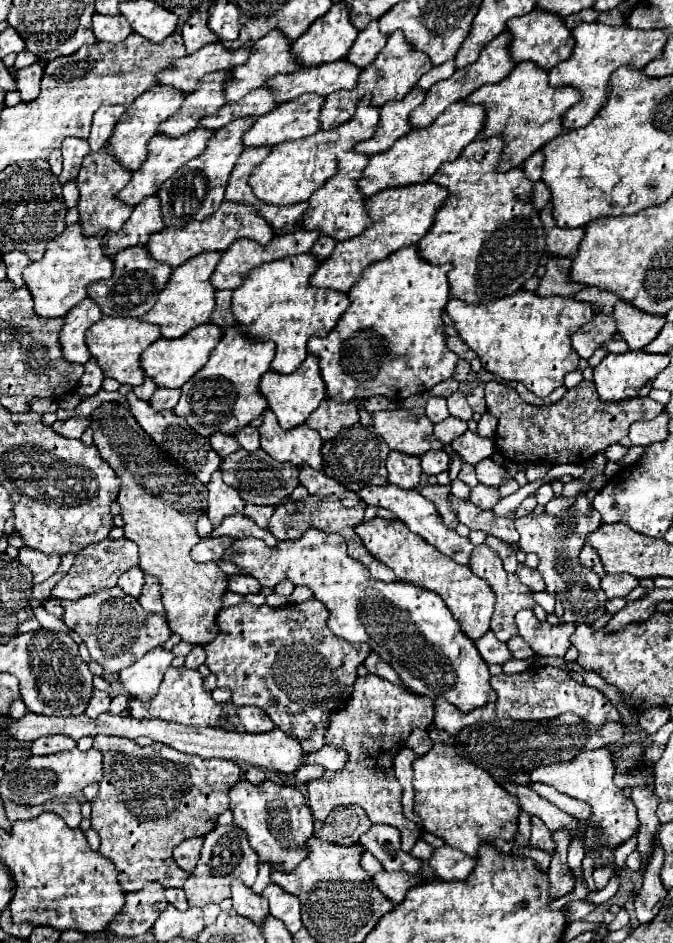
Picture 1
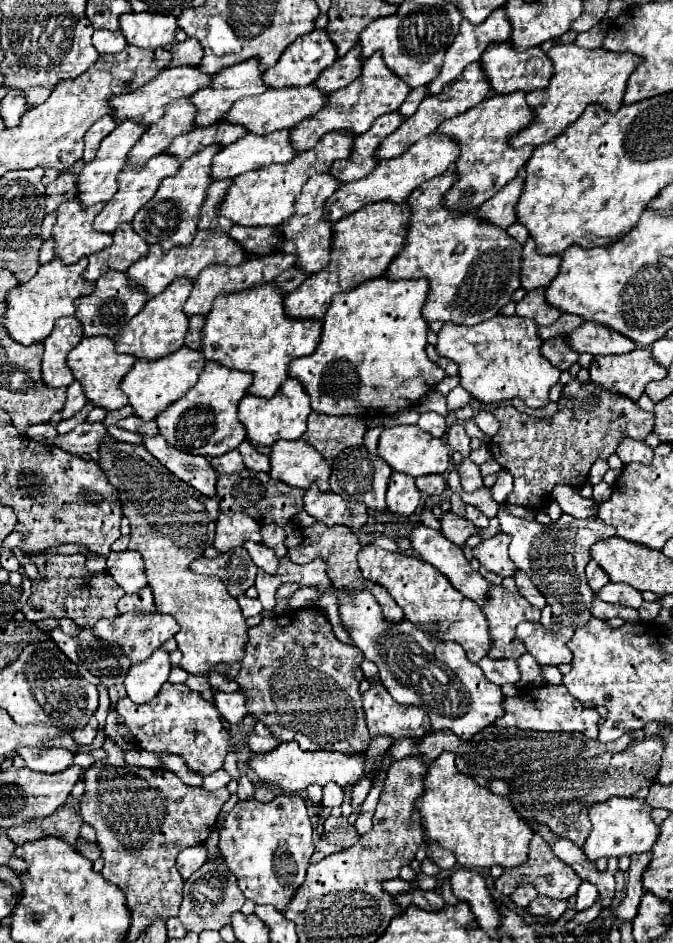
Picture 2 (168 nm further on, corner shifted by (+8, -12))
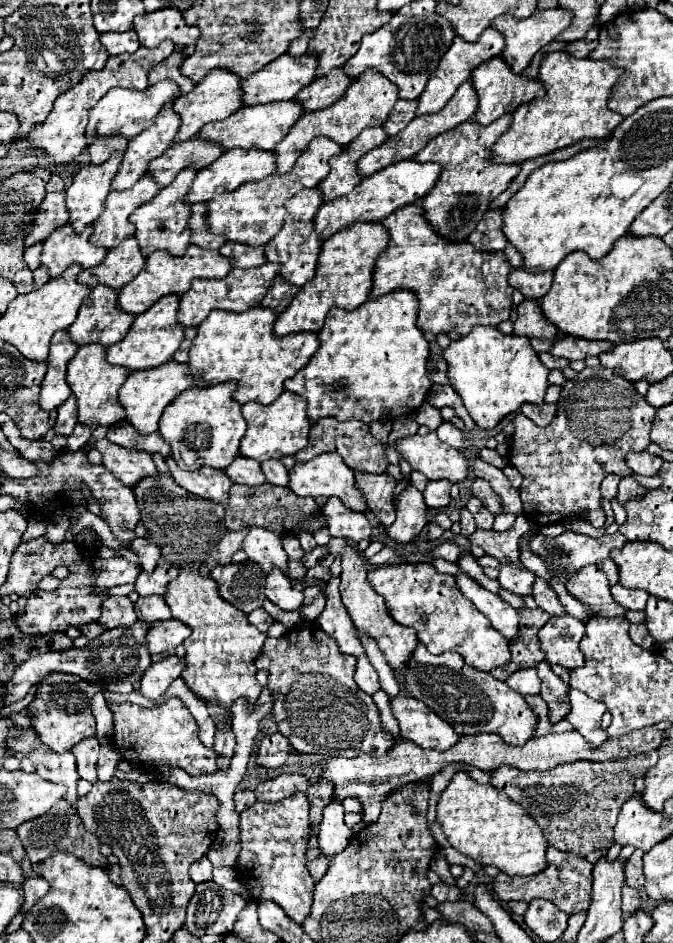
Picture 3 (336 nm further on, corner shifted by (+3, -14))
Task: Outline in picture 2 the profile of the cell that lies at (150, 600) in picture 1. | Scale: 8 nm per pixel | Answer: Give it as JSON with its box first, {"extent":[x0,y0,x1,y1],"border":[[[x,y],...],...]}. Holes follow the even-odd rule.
{"extent":[106,550,146,592],"border":[[[126,550],[126,552],[110,552],[106,556],[106,570],[112,574],[116,584],[120,584],[126,592],[136,592],[140,590],[146,582],[144,574],[144,562],[140,554]]]}

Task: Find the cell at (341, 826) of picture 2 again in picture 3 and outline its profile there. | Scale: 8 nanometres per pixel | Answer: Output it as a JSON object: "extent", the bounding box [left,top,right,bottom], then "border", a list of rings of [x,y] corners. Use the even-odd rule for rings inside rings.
{"extent":[309,856,333,882],"border":[[[319,856],[319,858],[315,858],[313,862],[309,862],[309,872],[311,872],[311,876],[313,876],[315,882],[323,878],[323,874],[325,874],[325,870],[329,868],[329,862],[331,862],[331,860],[333,860],[333,856]]]}

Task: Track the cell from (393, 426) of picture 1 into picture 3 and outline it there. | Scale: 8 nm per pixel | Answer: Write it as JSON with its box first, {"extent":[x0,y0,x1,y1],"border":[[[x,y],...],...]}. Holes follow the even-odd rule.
{"extent":[395,432,469,482],"border":[[[429,432],[425,436],[413,434],[399,438],[395,446],[399,454],[411,464],[411,468],[419,470],[429,480],[445,478],[451,482],[459,482],[467,478],[469,460],[465,458],[465,454],[443,444],[435,432]]]}

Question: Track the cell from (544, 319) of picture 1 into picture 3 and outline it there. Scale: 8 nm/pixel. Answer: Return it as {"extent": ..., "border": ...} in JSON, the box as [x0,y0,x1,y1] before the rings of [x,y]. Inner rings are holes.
{"extent":[443,328,549,430],"border":[[[473,328],[469,336],[451,340],[443,350],[443,356],[449,364],[451,386],[459,392],[477,426],[485,430],[493,428],[505,414],[517,412],[525,402],[537,406],[545,404],[543,398],[549,388],[549,368],[539,362],[527,336],[503,334],[499,328]]]}

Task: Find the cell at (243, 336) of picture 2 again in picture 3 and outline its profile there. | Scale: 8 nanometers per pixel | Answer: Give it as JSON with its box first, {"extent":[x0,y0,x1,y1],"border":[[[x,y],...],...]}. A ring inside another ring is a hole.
{"extent":[189,306,319,404],"border":[[[257,306],[253,310],[245,310],[245,312],[225,312],[225,310],[213,310],[207,320],[203,320],[197,326],[197,336],[193,340],[193,346],[189,350],[189,368],[191,374],[195,376],[195,384],[193,386],[209,386],[209,384],[219,384],[225,380],[235,380],[237,382],[237,390],[233,394],[233,398],[239,404],[245,402],[259,402],[259,404],[271,404],[275,402],[281,392],[285,390],[283,382],[287,378],[291,378],[299,368],[303,368],[311,356],[317,352],[319,348],[319,338],[315,332],[299,332],[299,334],[287,334],[287,336],[275,336],[273,332],[273,324],[277,322],[277,312],[271,308],[263,308]]]}

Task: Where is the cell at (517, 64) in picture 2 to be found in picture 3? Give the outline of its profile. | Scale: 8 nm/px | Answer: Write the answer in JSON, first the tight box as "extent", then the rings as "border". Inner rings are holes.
{"extent":[471,56,545,124],"border":[[[495,56],[493,60],[487,60],[487,62],[479,64],[471,74],[471,82],[473,82],[473,88],[475,88],[477,98],[479,98],[479,108],[475,112],[475,120],[479,124],[489,124],[489,122],[497,120],[499,116],[503,116],[507,112],[513,112],[519,104],[545,96],[545,86],[541,84],[539,78],[529,78],[525,74],[513,72],[501,56]]]}

